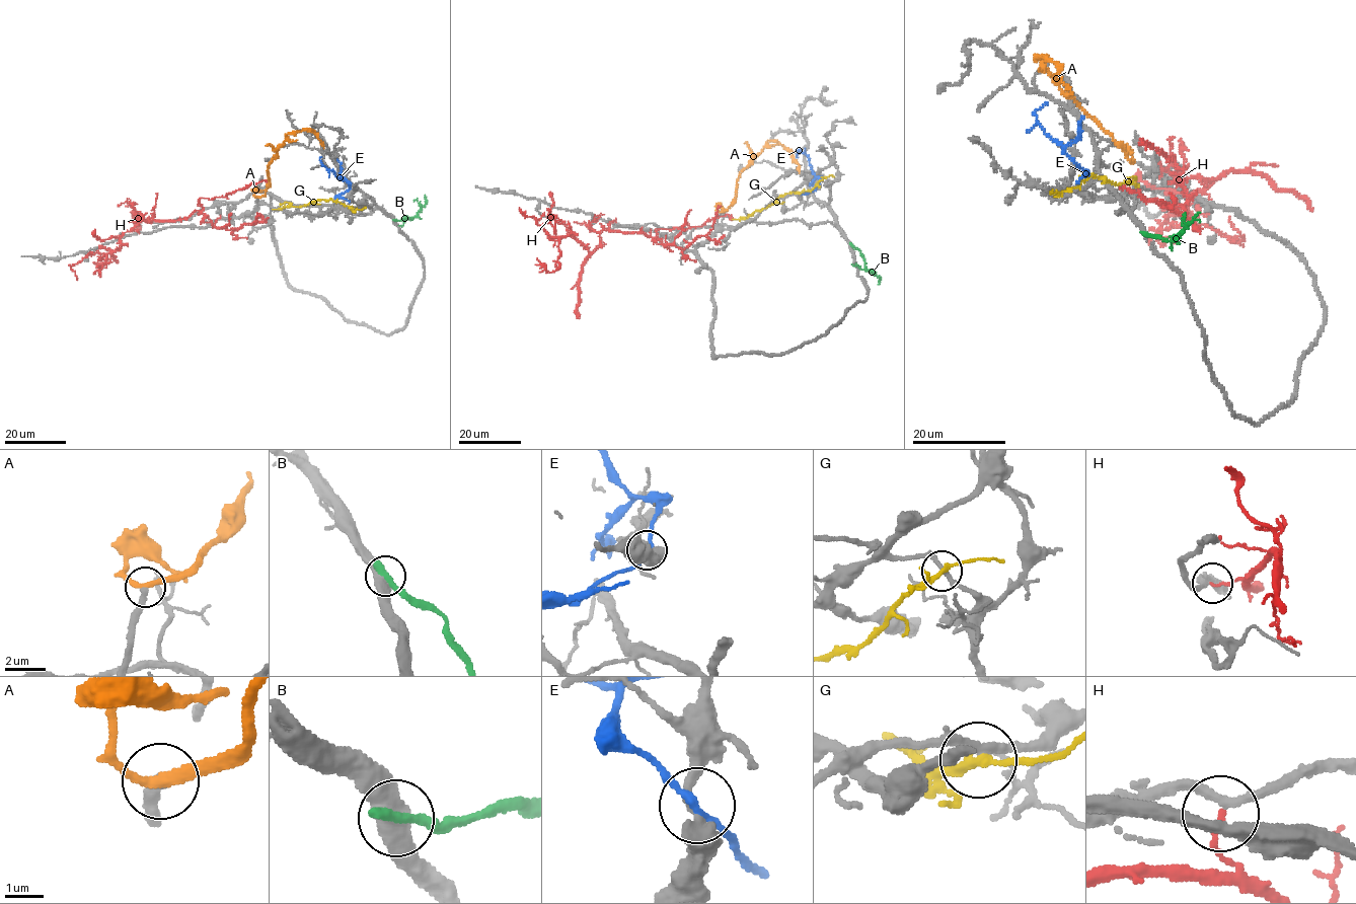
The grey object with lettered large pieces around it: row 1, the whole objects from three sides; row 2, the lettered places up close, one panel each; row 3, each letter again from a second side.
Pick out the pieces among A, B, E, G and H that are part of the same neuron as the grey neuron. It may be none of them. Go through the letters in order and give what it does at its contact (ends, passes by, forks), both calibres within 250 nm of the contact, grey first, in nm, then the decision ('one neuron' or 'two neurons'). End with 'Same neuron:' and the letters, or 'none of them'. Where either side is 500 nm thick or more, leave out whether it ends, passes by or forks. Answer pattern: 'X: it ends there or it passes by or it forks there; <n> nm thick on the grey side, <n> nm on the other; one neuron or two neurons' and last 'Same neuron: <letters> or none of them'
A: it passes by; 280 nm thick on the grey side, 260 nm on the other; one neuron
B: 550 nm thick on the grey side, 380 nm on the other; two neurons
E: it passes by; 360 nm thick on the grey side, 180 nm on the other; two neurons
G: it passes by; 200 nm thick on the grey side, 200 nm on the other; two neurons
H: it ends there; 240 nm thick on the grey side, 100 nm on the other; two neurons
Same neuron: A

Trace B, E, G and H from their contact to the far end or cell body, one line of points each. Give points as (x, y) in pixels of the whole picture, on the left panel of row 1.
B: (393, 220), (412, 218), (425, 205), (425, 194)
E: (349, 187), (345, 179), (322, 164), (321, 156)
G: (357, 209), (320, 199), (304, 205), (273, 210)
H: (185, 218), (147, 222), (148, 218), (140, 218), (123, 232), (119, 248), (88, 254), (71, 267), (77, 278)

